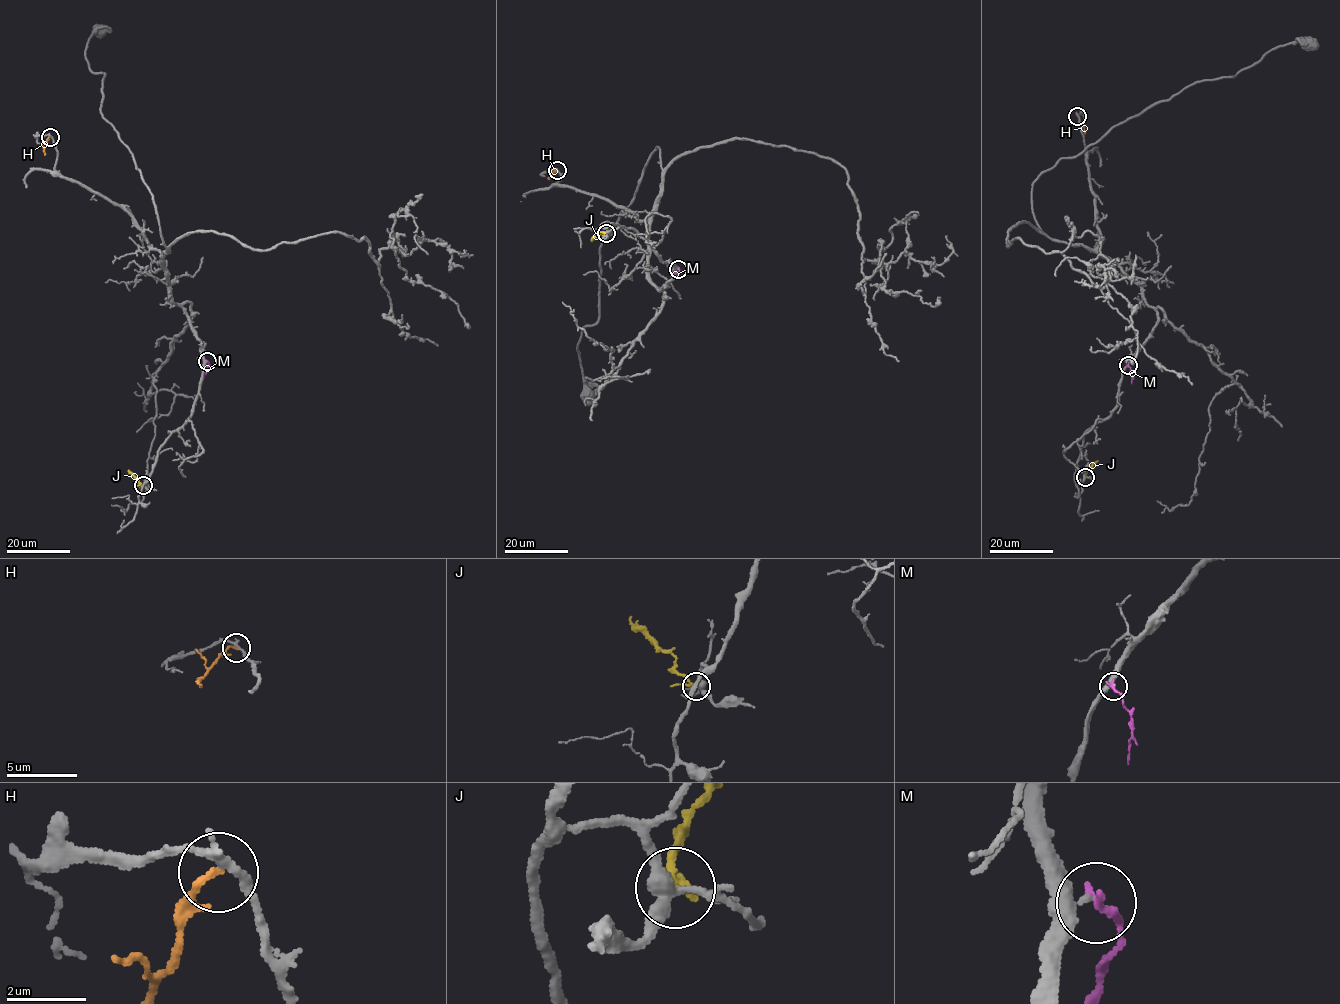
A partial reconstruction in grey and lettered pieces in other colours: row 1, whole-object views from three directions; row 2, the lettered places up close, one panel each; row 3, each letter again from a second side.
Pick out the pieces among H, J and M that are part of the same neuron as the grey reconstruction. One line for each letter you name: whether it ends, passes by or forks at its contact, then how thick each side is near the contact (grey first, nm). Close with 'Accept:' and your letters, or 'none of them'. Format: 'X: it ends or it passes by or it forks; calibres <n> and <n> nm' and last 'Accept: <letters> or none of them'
Accept: none of them

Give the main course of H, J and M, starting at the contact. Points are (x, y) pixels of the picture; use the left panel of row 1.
H: (50, 137), (44, 147), (45, 155)
J: (143, 485), (128, 469)
M: (207, 361), (202, 379)

